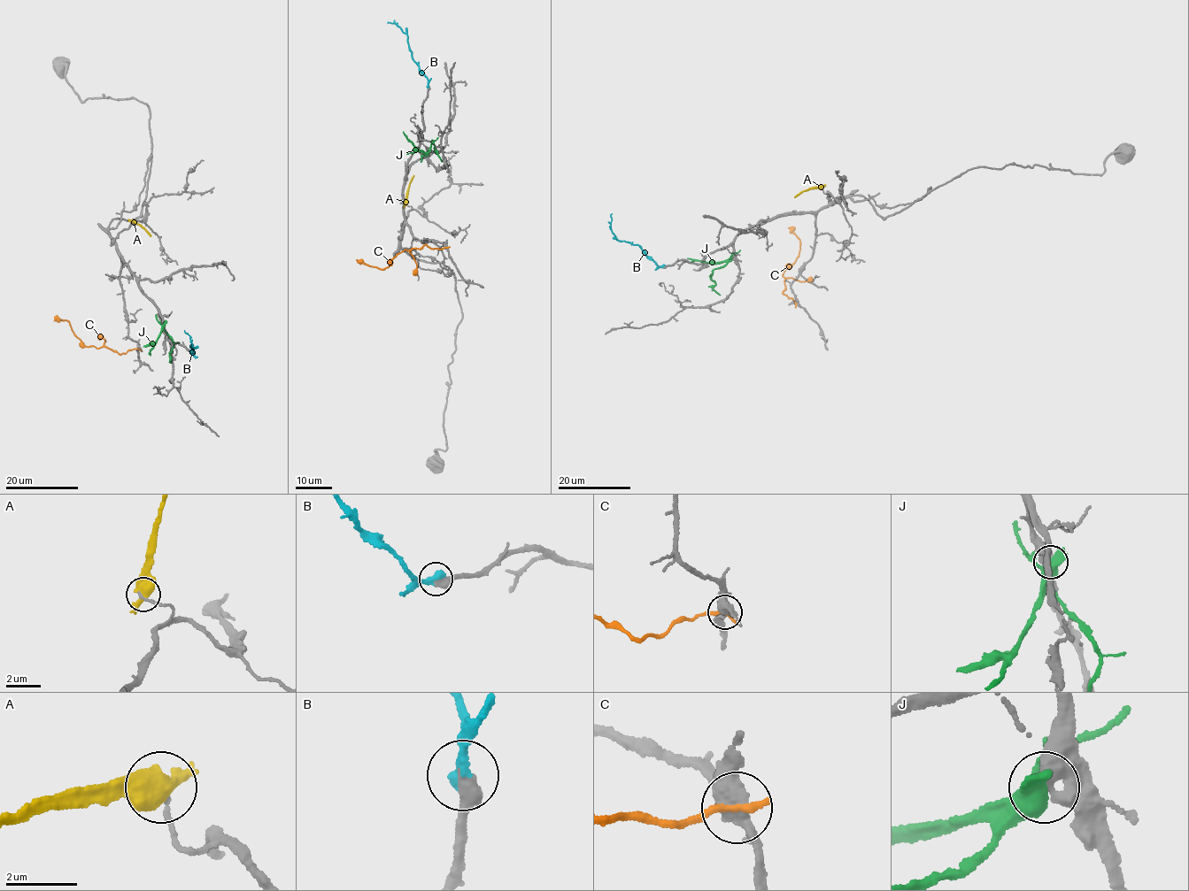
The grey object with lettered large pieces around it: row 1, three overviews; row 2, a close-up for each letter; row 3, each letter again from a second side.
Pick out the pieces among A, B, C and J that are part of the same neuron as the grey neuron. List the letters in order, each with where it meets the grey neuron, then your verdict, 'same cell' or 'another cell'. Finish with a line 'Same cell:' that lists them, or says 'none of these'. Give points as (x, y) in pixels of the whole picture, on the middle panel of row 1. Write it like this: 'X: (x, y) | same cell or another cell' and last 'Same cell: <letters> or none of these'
A: (405, 203) | another cell
B: (428, 86) | same cell
C: (446, 248) | another cell
J: (427, 154) | another cell
Same cell: B

